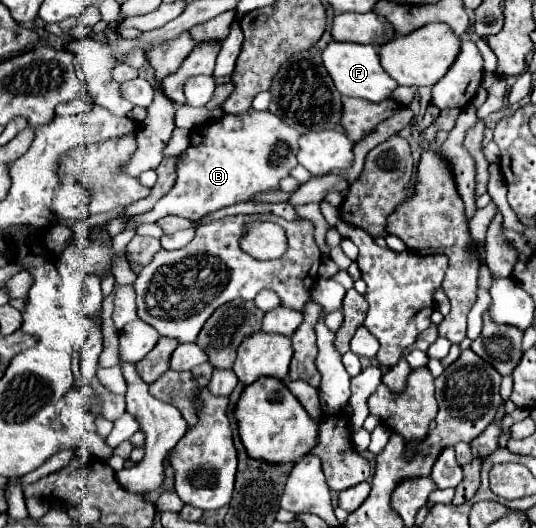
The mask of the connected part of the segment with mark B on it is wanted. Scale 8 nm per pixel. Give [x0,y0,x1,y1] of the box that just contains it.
[126,109,300,229]

